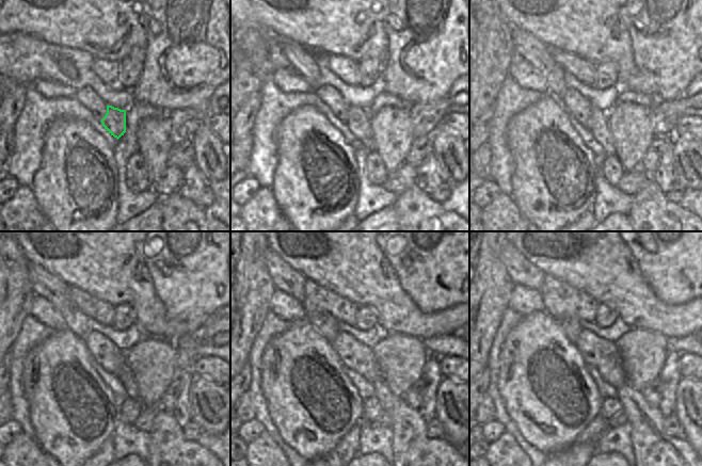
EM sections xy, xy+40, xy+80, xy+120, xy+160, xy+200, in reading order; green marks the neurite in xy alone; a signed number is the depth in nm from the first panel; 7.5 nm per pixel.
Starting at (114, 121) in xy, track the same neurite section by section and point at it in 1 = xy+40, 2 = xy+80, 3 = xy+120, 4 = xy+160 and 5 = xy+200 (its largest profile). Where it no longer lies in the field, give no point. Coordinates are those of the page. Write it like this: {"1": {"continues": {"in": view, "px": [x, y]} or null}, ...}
{"1": {"continues": {"in": "xy+40", "px": [357, 121]}}, "2": {"continues": {"in": "xy+80", "px": [597, 124]}}, "3": {"continues": {"in": "xy+120", "px": [126, 376]}}, "4": {"continues": {"in": "xy+160", "px": [412, 448]}}, "5": {"continues": {"in": "xy+200", "px": [652, 448]}}}

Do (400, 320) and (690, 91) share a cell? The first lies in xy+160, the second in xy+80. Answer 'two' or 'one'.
two

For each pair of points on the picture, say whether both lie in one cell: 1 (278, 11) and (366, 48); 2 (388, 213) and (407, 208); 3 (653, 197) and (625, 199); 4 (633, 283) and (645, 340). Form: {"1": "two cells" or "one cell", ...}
{"1": "one cell", "2": "two cells", "3": "two cells", "4": "two cells"}

